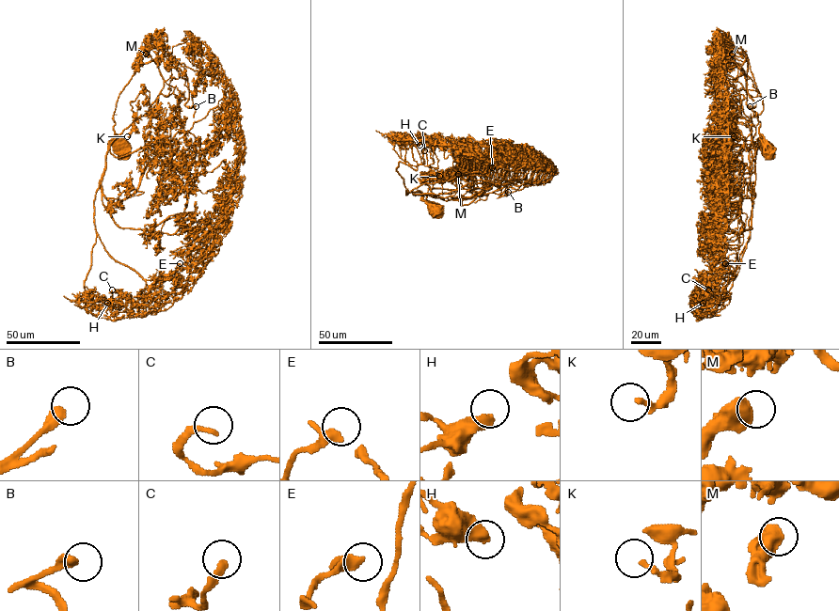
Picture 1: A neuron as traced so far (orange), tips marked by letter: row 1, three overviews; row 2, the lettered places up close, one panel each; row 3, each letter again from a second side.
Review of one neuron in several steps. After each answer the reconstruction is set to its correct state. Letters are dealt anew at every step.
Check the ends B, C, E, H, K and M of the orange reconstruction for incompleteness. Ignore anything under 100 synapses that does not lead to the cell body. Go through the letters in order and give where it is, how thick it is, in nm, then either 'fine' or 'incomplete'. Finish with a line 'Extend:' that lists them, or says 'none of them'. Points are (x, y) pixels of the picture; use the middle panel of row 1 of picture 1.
B: at (508, 192); 440 nm thick; incomplete
C: at (424, 150); 240 nm thick; incomplete
E: at (492, 167); 340 nm thick; incomplete
H: at (419, 145); 550 nm thick; fine
K: at (439, 176); 190 nm thick; fine
M: at (458, 174); 500 nm thick; fine
Extend: B, C, E

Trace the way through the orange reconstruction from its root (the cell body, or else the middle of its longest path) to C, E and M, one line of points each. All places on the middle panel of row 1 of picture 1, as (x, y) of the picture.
C: (433, 207), (420, 192), (406, 195), (403, 180), (396, 170), (400, 162), (424, 164), (424, 150)
E: (433, 207), (420, 192), (406, 195), (406, 191), (449, 181), (461, 174), (485, 175), (492, 167)
M: (433, 207), (425, 201), (429, 188), (464, 189), (457, 180), (457, 169), (458, 174)

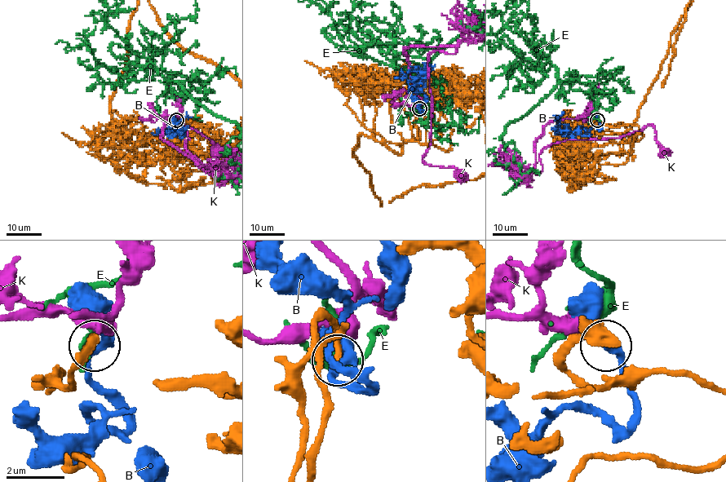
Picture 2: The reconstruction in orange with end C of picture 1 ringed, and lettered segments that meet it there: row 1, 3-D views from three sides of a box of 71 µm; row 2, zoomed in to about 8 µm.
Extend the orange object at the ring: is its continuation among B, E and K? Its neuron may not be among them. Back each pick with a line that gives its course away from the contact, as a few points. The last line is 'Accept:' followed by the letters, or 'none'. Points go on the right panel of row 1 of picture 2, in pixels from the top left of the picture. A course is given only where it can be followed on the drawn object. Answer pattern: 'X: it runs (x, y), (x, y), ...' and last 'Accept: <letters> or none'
B: it runs (596, 119), (599, 130), (577, 130), (570, 134), (560, 129), (557, 117), (553, 117)
Accept: B

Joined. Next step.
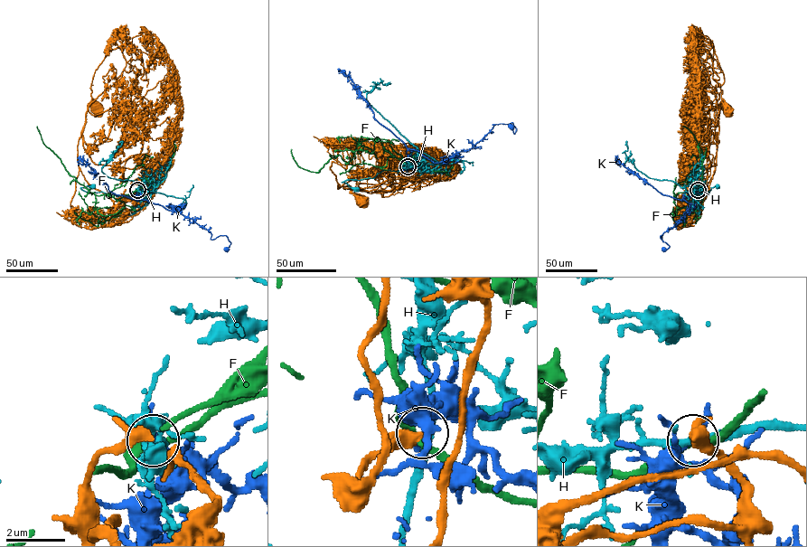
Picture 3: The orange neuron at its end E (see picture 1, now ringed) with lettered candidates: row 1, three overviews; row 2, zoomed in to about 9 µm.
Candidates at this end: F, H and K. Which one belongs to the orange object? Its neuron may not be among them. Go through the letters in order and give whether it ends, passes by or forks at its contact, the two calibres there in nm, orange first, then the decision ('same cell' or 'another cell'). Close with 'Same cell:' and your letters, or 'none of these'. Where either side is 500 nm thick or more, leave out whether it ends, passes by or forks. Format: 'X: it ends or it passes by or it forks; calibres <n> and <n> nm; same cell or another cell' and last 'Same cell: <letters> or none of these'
F: it passes by; calibres 360 and 300 nm; another cell
H: it passes by; calibres 280 and 280 nm; another cell
K: it ends; calibres 280 and 200 nm; another cell
Same cell: none of these

